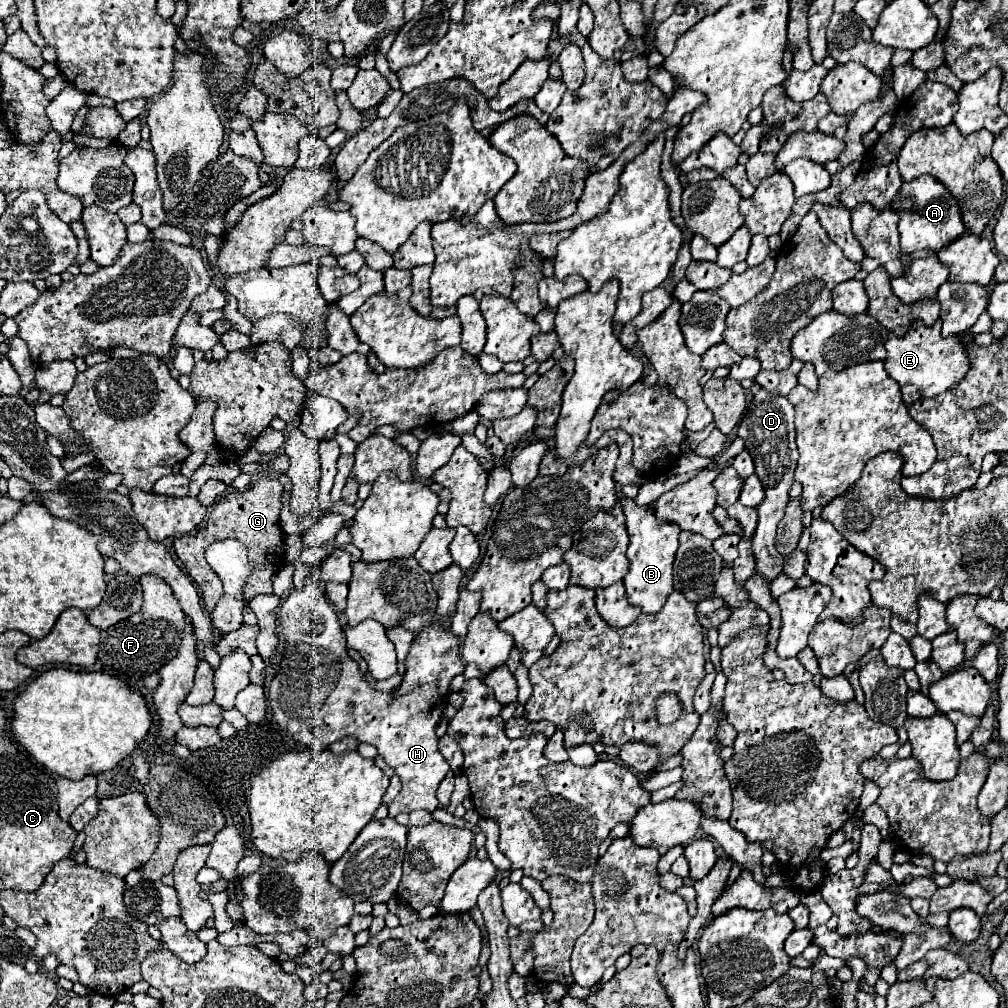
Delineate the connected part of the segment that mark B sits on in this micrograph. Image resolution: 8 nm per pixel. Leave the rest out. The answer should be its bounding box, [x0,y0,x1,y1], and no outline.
[616,490,680,614]

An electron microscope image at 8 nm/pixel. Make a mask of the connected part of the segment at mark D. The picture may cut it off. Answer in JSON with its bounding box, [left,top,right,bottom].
[738,388,798,582]

